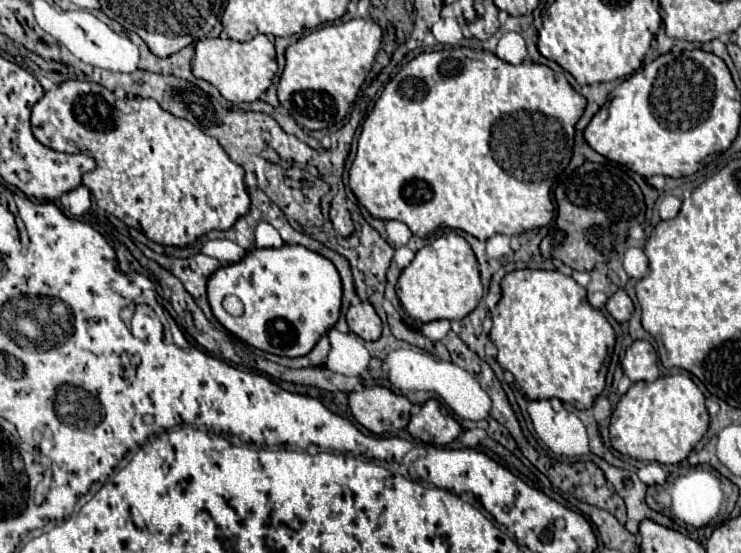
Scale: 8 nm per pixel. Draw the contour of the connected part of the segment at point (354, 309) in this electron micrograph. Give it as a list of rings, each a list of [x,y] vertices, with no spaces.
[[[361,301],[357,305],[351,305],[345,313],[349,329],[359,335],[365,341],[375,341],[381,335],[381,319],[377,317],[371,303]]]

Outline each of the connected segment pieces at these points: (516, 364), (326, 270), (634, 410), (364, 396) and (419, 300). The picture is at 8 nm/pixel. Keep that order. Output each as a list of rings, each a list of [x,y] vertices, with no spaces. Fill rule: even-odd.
[[[519,269],[511,271],[501,281],[501,299],[491,313],[493,329],[489,333],[497,347],[497,361],[505,371],[511,371],[527,399],[559,399],[577,409],[589,409],[595,397],[603,391],[601,365],[607,351],[615,345],[615,333],[607,317],[587,303],[585,289],[573,277],[561,271]]]
[[[283,245],[277,249],[253,247],[245,253],[241,261],[219,267],[207,279],[207,297],[209,297],[209,305],[215,319],[241,341],[273,355],[301,357],[301,355],[307,355],[317,343],[317,339],[323,333],[327,333],[329,327],[335,325],[341,311],[341,279],[329,259],[325,259],[323,255],[315,251],[309,251],[303,245]],[[225,295],[237,295],[245,307],[245,313],[239,317],[229,315],[221,305]]]
[[[677,373],[669,377],[659,377],[653,383],[633,383],[611,415],[609,435],[613,449],[633,459],[681,463],[707,433],[707,427],[709,415],[705,409],[703,393],[689,375]]]
[[[373,385],[373,387],[363,387],[361,391],[351,391],[349,393],[349,409],[357,423],[361,423],[365,429],[371,433],[383,435],[383,433],[397,433],[399,429],[407,427],[409,415],[411,415],[411,403],[403,395],[395,395],[383,385]]]
[[[455,231],[435,239],[433,243],[417,251],[409,267],[403,269],[395,289],[405,313],[411,319],[421,321],[421,323],[429,323],[437,319],[459,321],[465,315],[469,315],[483,297],[483,285],[479,279],[477,259],[469,243]]]

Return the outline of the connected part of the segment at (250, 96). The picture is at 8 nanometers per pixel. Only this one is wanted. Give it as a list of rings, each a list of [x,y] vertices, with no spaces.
[[[255,35],[251,41],[241,43],[227,37],[217,39],[201,39],[195,43],[195,61],[193,61],[193,75],[197,79],[205,79],[219,89],[219,93],[231,103],[255,101],[259,99],[277,71],[275,61],[275,47],[267,35]]]

